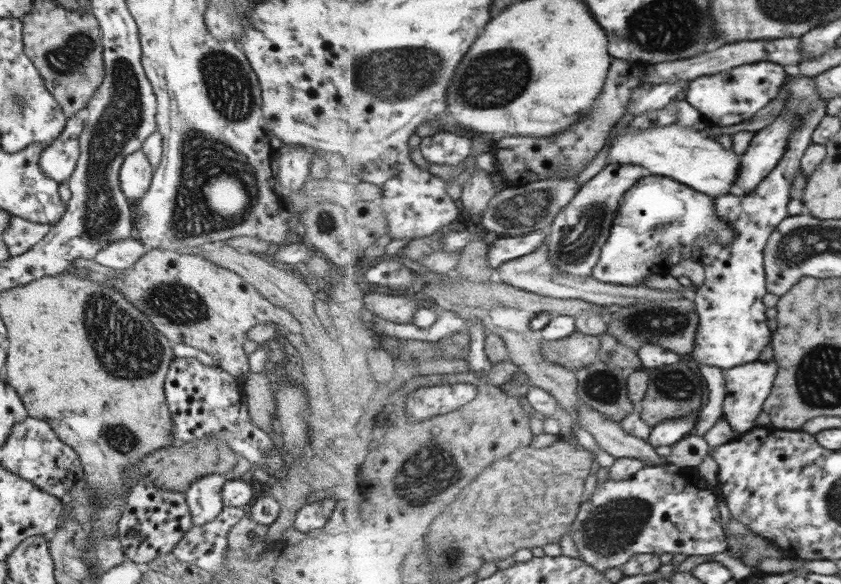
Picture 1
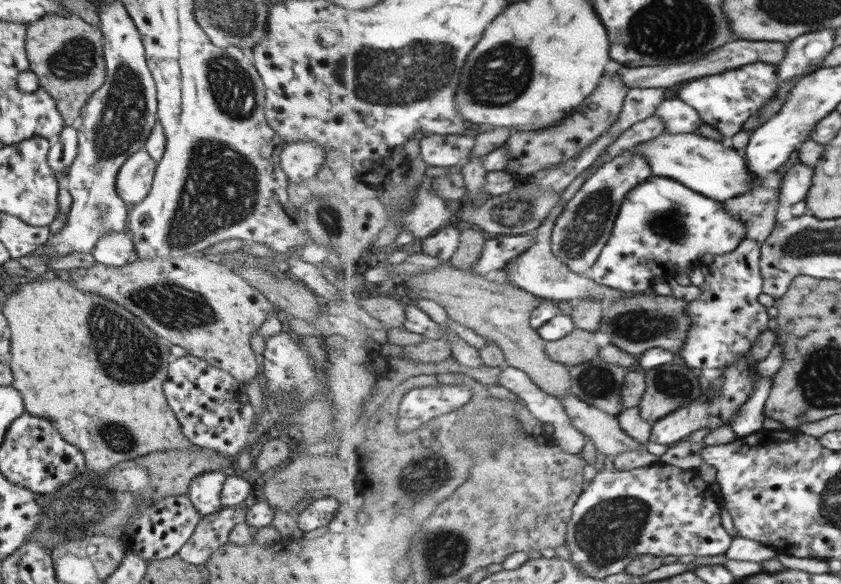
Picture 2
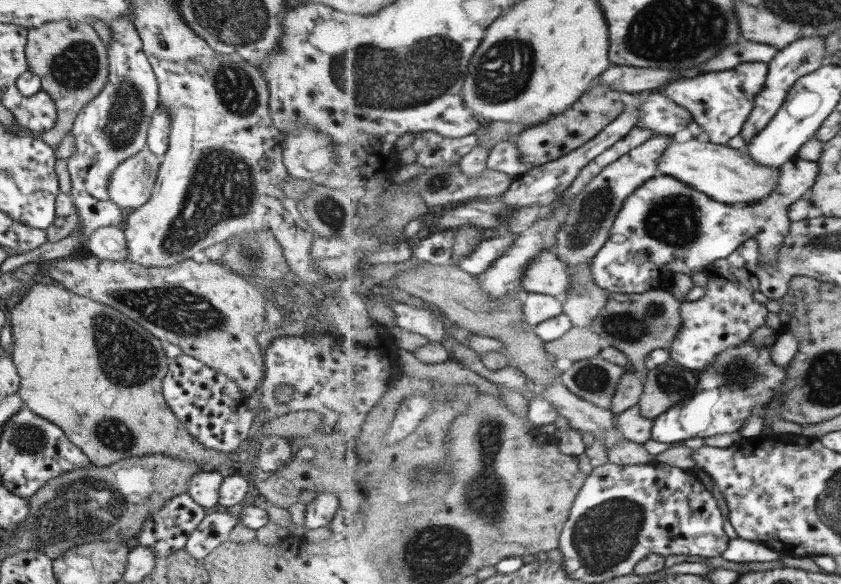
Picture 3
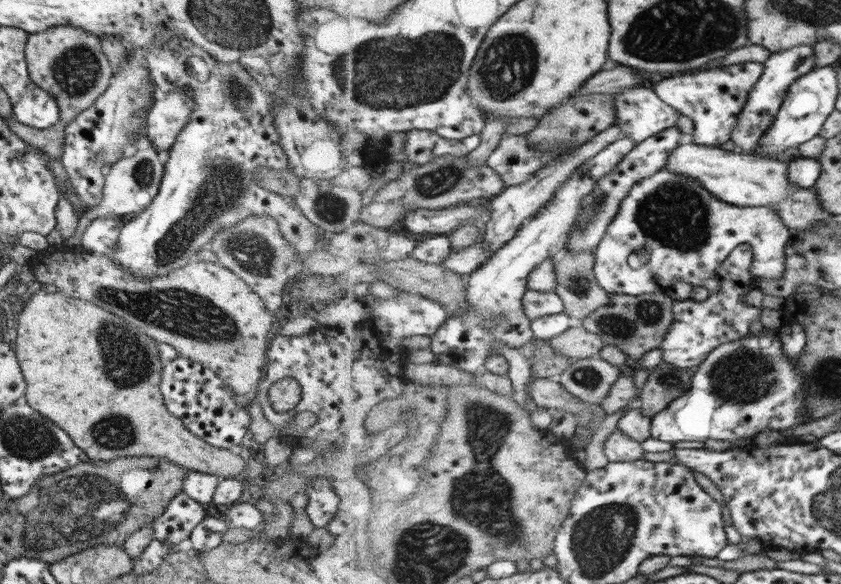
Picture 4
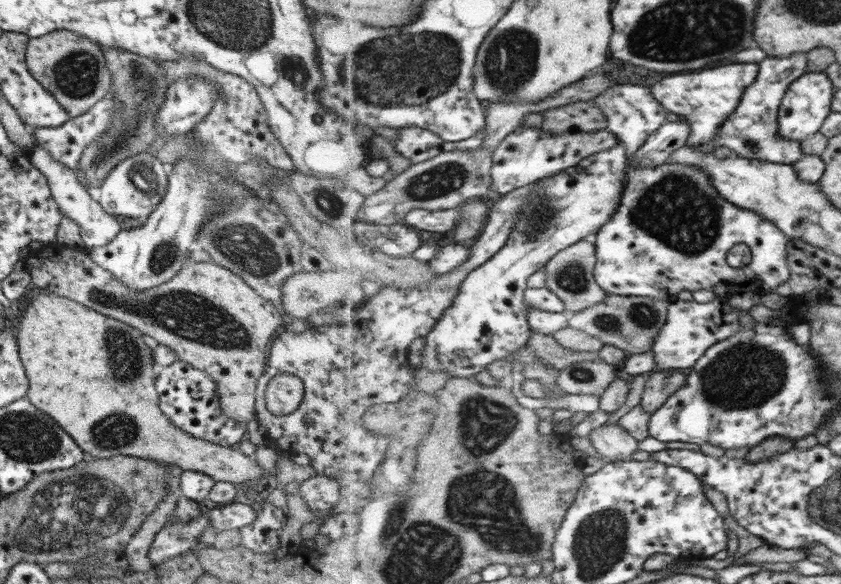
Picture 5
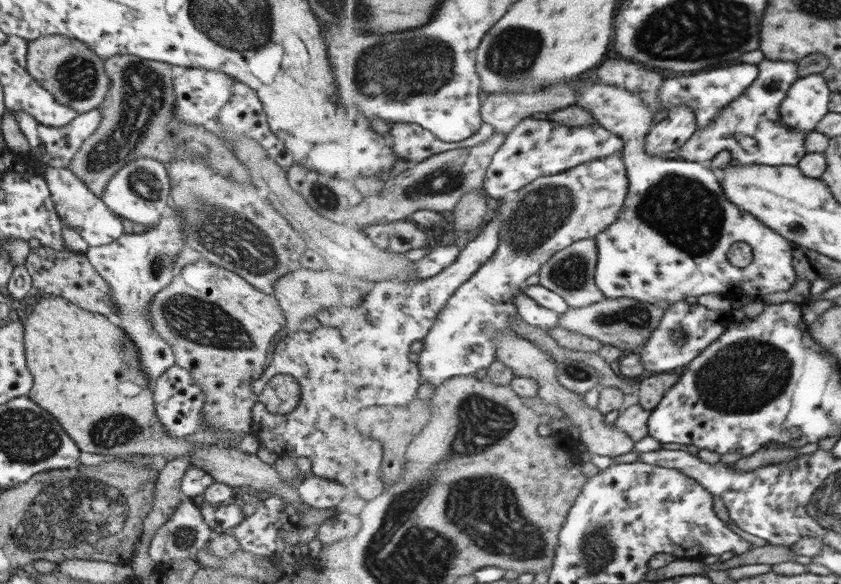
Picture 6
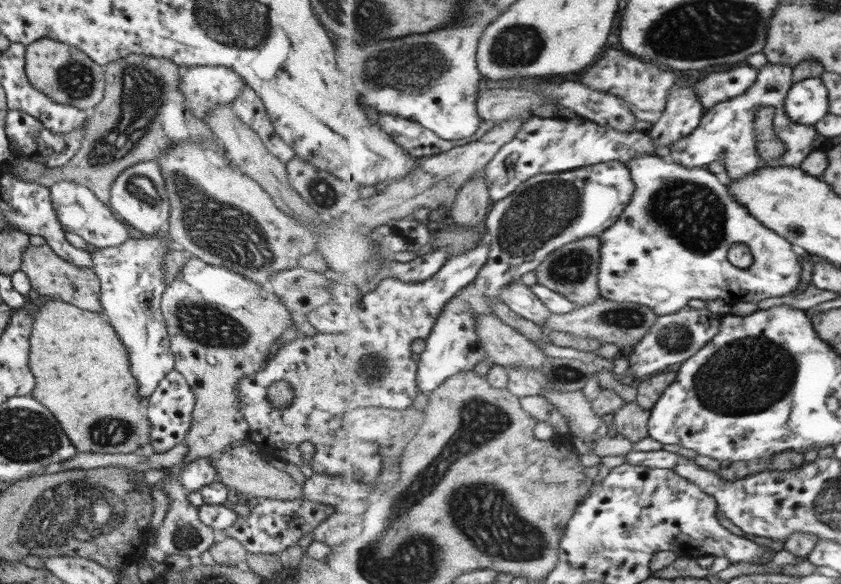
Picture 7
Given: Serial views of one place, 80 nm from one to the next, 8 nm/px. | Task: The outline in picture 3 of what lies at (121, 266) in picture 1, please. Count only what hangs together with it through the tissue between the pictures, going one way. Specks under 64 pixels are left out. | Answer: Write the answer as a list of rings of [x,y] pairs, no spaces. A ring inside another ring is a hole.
[[[103,226],[103,228],[93,230],[85,250],[99,260],[109,260],[109,262],[125,261],[127,245],[125,245],[122,228]]]

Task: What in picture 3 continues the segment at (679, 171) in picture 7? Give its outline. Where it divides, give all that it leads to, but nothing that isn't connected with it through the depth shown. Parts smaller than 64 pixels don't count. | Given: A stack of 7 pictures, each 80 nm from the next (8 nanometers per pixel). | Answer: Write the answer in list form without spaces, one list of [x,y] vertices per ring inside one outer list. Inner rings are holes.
[[[653,91],[646,96],[646,101],[638,110],[640,117],[636,126],[642,126],[652,132],[673,134],[685,130],[695,116],[684,106],[679,106],[660,91]],[[798,157],[786,162],[780,170],[777,190],[764,201],[757,203],[755,208],[749,208],[748,204],[734,206],[717,202],[716,199],[694,189],[681,179],[658,174],[636,188],[624,201],[624,206],[613,224],[608,242],[605,242],[605,246],[591,260],[593,280],[608,293],[641,294],[653,291],[660,289],[662,278],[665,280],[667,276],[672,277],[677,273],[691,277],[697,272],[704,272],[707,267],[713,265],[713,262],[727,258],[753,238],[757,238],[761,243],[760,263],[775,263],[779,259],[785,237],[789,235],[791,229],[790,208],[793,203],[810,195],[819,171],[818,162]]]

